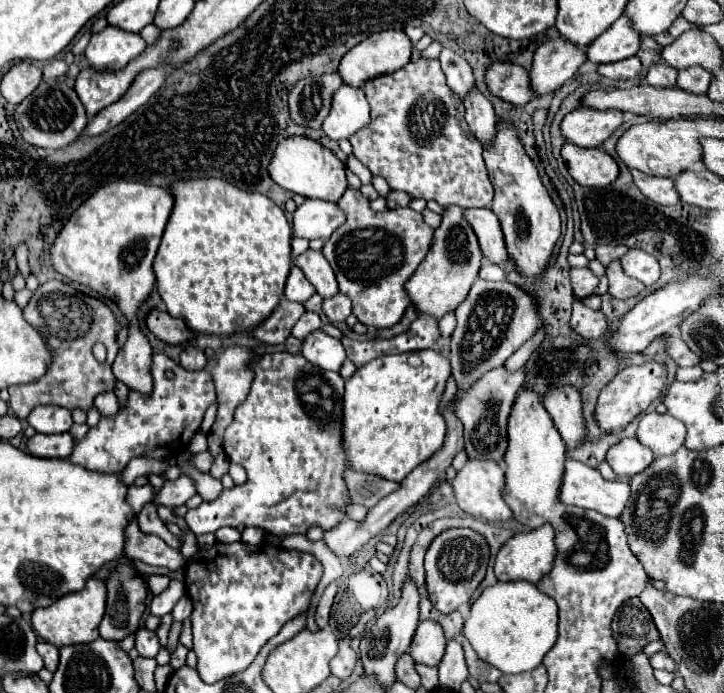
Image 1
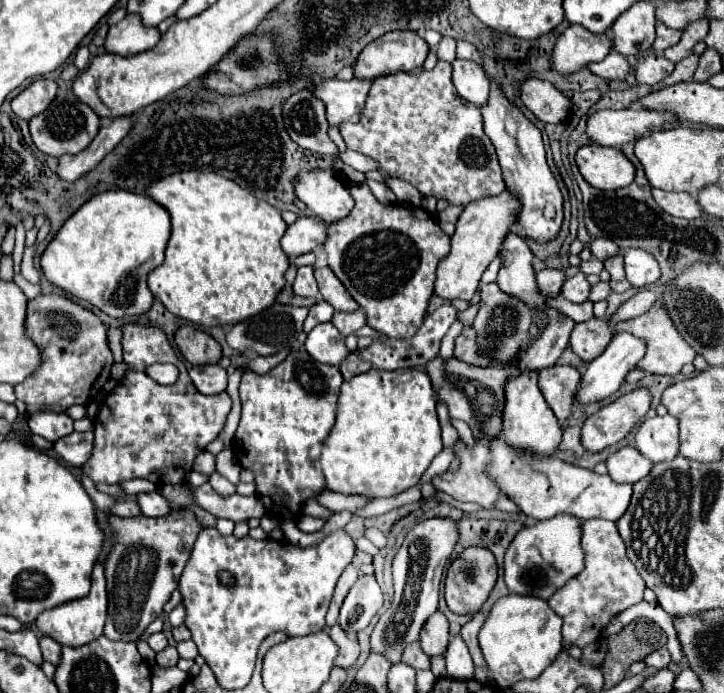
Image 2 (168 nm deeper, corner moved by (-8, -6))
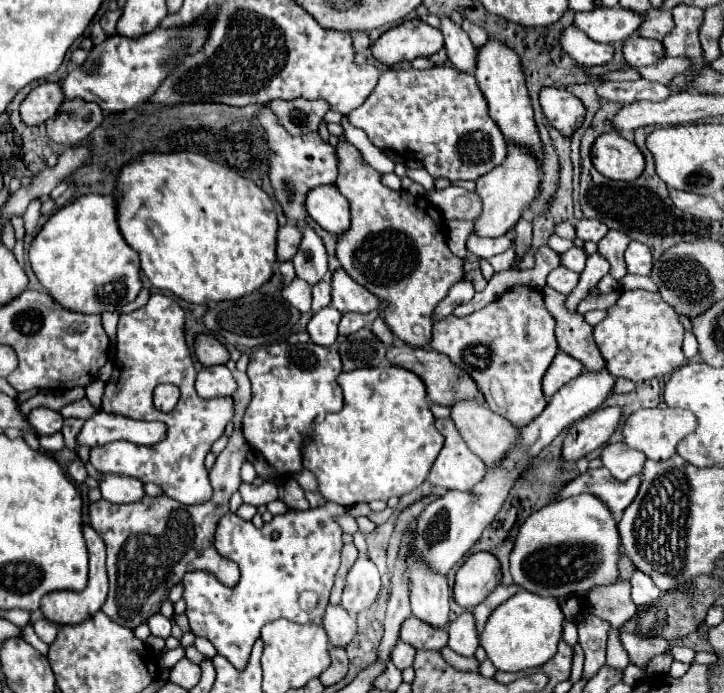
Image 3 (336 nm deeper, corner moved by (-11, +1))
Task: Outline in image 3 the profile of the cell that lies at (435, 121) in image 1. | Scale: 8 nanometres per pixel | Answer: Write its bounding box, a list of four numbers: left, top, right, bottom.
[348,65,506,181]

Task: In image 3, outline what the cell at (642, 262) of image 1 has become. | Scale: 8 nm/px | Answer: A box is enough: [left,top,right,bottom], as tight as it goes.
[626,241,654,275]

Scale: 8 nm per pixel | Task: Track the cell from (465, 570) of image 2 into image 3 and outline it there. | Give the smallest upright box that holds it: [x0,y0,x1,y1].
[454,553,500,609]

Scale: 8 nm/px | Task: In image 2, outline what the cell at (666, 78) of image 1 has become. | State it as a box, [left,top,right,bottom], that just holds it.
[635,56,675,84]

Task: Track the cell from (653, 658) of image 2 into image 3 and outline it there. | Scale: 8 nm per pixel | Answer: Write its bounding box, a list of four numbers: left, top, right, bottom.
[620,633,668,667]

